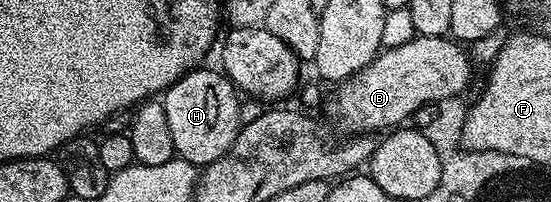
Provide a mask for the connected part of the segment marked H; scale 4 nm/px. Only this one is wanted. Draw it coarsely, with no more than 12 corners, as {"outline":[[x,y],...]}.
{"outline":[[196,69],[162,92],[178,158],[203,169],[233,146],[241,95]]}

